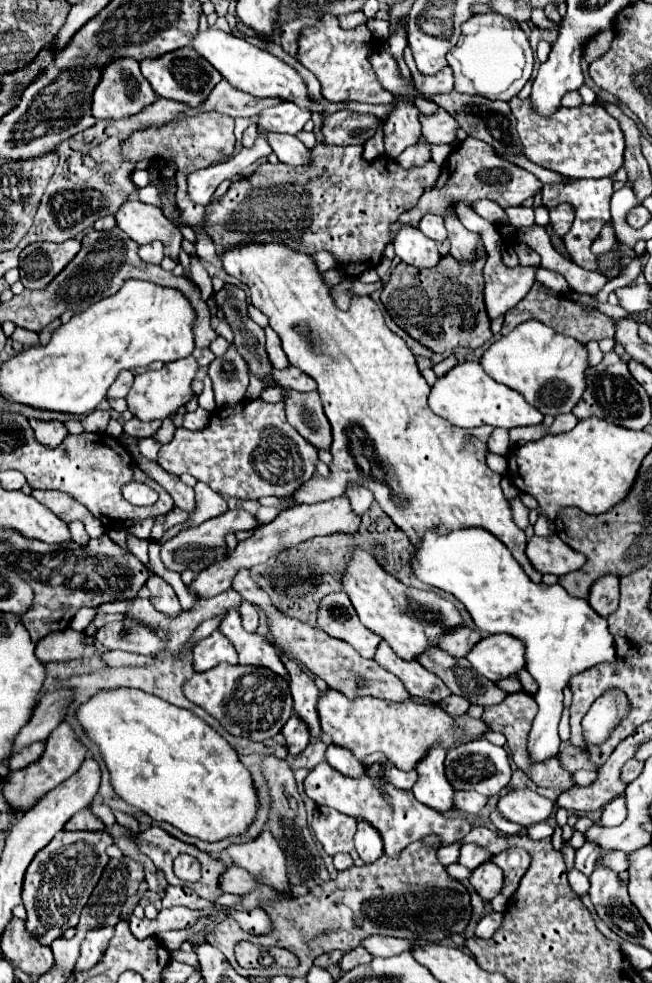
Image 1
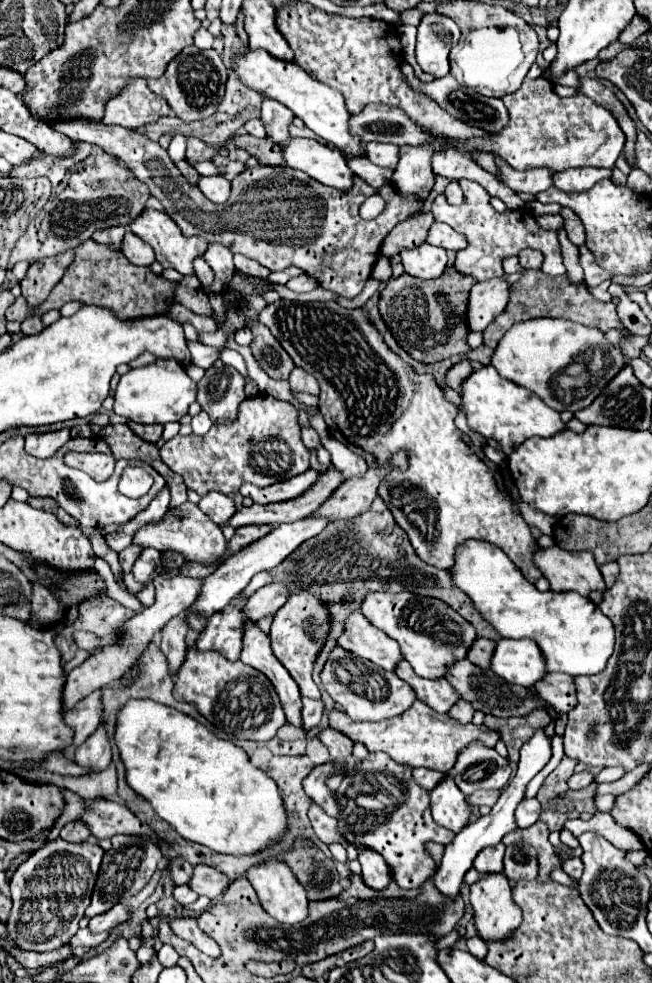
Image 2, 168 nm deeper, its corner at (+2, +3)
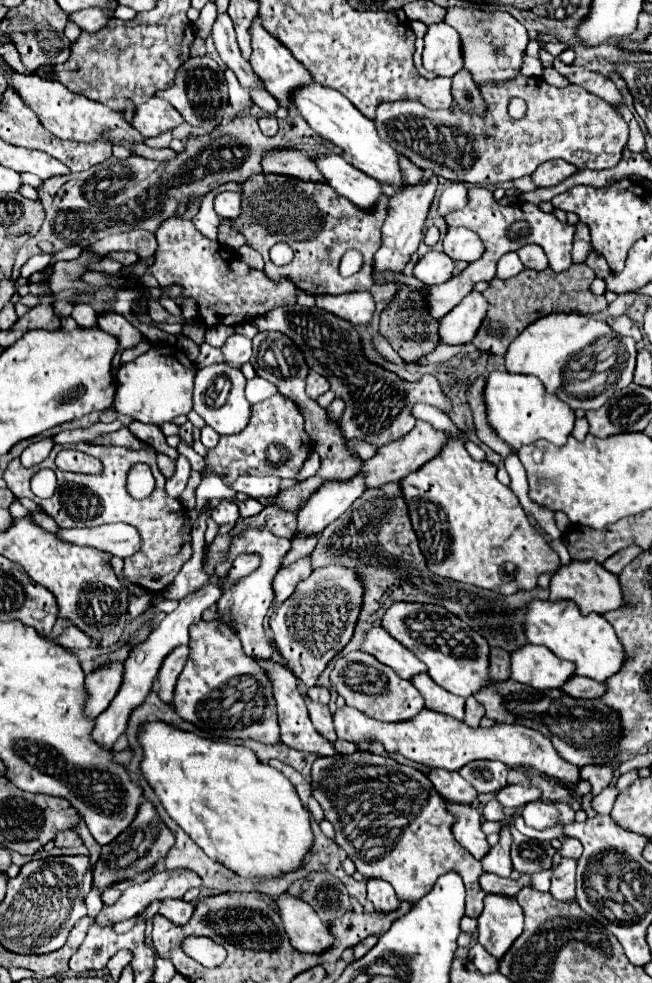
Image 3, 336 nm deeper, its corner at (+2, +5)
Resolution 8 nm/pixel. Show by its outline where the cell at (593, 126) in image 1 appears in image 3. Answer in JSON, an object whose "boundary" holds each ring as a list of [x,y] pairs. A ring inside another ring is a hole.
{"boundary":[[[520,74],[514,84],[502,84],[502,88],[480,88],[480,92],[488,102],[486,116],[466,116],[466,112],[462,112],[458,106],[450,106],[448,110],[430,110],[422,108],[422,104],[414,100],[382,102],[376,108],[374,118],[378,136],[386,140],[394,150],[398,150],[398,154],[410,158],[418,168],[432,170],[436,176],[444,176],[446,180],[460,180],[470,184],[498,184],[520,176],[530,176],[542,162],[556,158],[574,164],[578,170],[614,168],[622,158],[622,150],[628,142],[626,122],[610,104],[580,86],[570,84],[568,88],[554,88],[542,78],[538,80]],[[512,96],[518,96],[528,104],[526,116],[520,120],[514,120],[508,114],[508,100]]]}

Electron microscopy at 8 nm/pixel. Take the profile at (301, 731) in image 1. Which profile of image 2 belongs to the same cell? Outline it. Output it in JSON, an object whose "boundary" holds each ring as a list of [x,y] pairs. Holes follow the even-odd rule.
{"boundary":[[[304,698],[304,708],[302,708],[302,720],[304,720],[304,728],[306,730],[314,730],[324,714],[324,702],[322,700],[312,700],[312,698]]]}

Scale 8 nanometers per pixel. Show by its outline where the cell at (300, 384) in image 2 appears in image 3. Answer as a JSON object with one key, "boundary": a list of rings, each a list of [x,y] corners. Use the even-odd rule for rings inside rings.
{"boundary":[[[316,372],[308,374],[308,378],[306,378],[306,394],[310,394],[310,398],[316,400],[320,394],[328,392],[328,388],[330,388],[330,384],[326,382],[326,378],[322,378]]]}

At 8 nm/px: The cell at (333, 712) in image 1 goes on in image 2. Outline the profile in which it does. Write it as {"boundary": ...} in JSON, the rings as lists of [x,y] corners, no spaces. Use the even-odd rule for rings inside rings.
{"boundary":[[[416,700],[410,710],[406,710],[400,716],[382,720],[382,722],[354,722],[350,720],[348,714],[342,714],[338,710],[330,712],[330,726],[346,734],[350,740],[362,742],[368,752],[386,752],[390,758],[394,758],[400,764],[406,764],[410,768],[430,768],[430,770],[440,770],[448,772],[458,754],[470,744],[480,740],[484,746],[494,748],[496,742],[500,740],[500,734],[496,730],[490,730],[486,726],[474,726],[474,724],[460,724],[448,714],[438,714],[424,702]]]}

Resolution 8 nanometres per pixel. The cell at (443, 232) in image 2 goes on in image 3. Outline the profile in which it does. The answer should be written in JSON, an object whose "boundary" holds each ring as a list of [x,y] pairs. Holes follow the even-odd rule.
{"boundary":[[[448,228],[442,244],[444,252],[452,260],[474,262],[478,260],[478,256],[482,256],[482,240],[468,228]]]}

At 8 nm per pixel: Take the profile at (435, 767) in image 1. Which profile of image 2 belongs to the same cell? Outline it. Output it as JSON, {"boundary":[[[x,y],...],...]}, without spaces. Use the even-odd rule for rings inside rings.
{"boundary":[[[444,778],[430,792],[430,804],[436,824],[452,830],[454,834],[458,834],[458,830],[462,830],[470,822],[472,808],[466,802],[466,796],[452,782],[452,778]]]}

